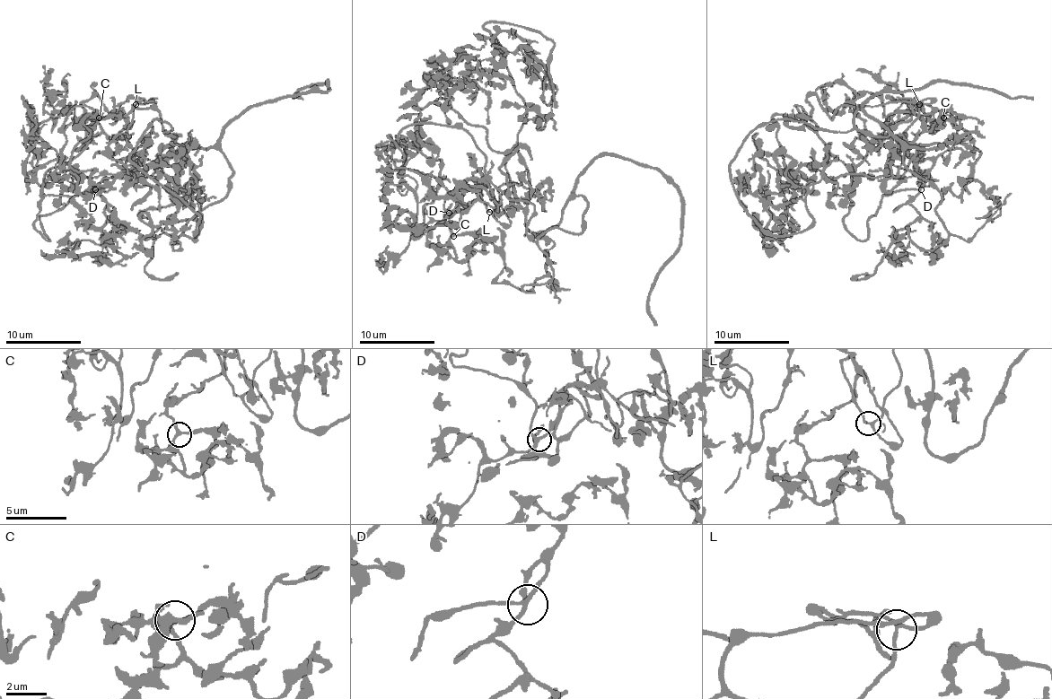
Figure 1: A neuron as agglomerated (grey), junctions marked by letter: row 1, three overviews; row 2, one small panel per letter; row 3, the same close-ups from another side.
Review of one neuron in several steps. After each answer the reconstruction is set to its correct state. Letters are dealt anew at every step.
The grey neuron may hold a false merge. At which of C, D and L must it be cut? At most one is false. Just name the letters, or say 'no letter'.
no letter

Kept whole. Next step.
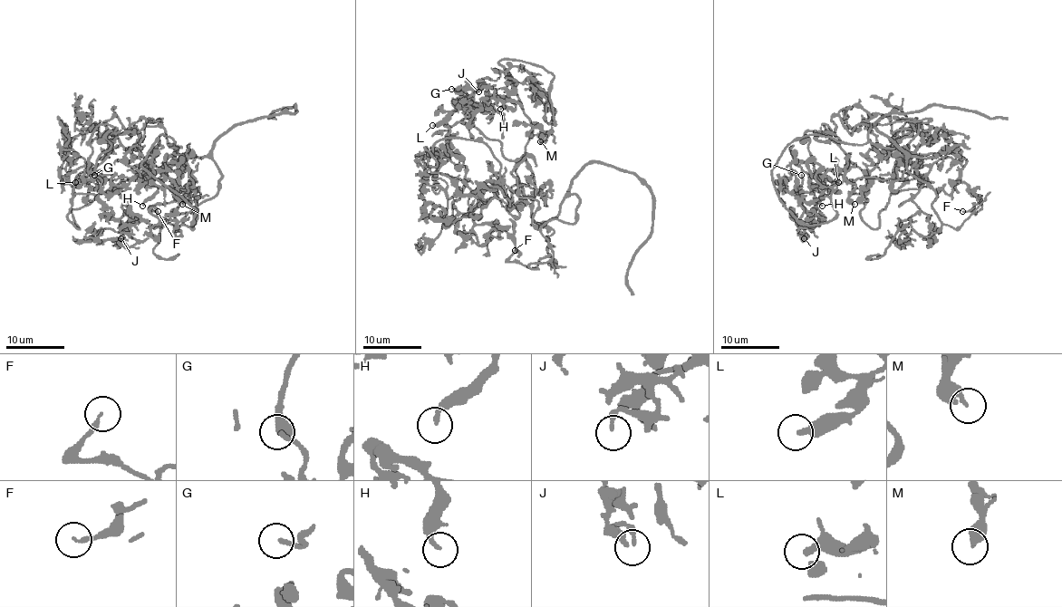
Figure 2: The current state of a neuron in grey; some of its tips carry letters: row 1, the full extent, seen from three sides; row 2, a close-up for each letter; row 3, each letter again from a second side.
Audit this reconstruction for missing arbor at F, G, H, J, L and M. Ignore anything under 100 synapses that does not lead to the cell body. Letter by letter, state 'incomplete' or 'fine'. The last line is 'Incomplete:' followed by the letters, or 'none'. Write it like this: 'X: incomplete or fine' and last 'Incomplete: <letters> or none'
F: incomplete
G: fine
H: fine
J: fine
L: fine
M: fine
Incomplete: F

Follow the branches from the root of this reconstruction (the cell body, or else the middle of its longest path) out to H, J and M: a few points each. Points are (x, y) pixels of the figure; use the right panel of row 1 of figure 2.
H: (889, 149), (838, 116), (829, 135), (808, 130), (822, 206)
J: (889, 149), (785, 149), (772, 182), (798, 220), (827, 223), (836, 185), (791, 216), (813, 222), (804, 238)
M: (889, 149), (807, 135), (772, 168), (806, 225), (835, 216), (844, 180), (854, 204)

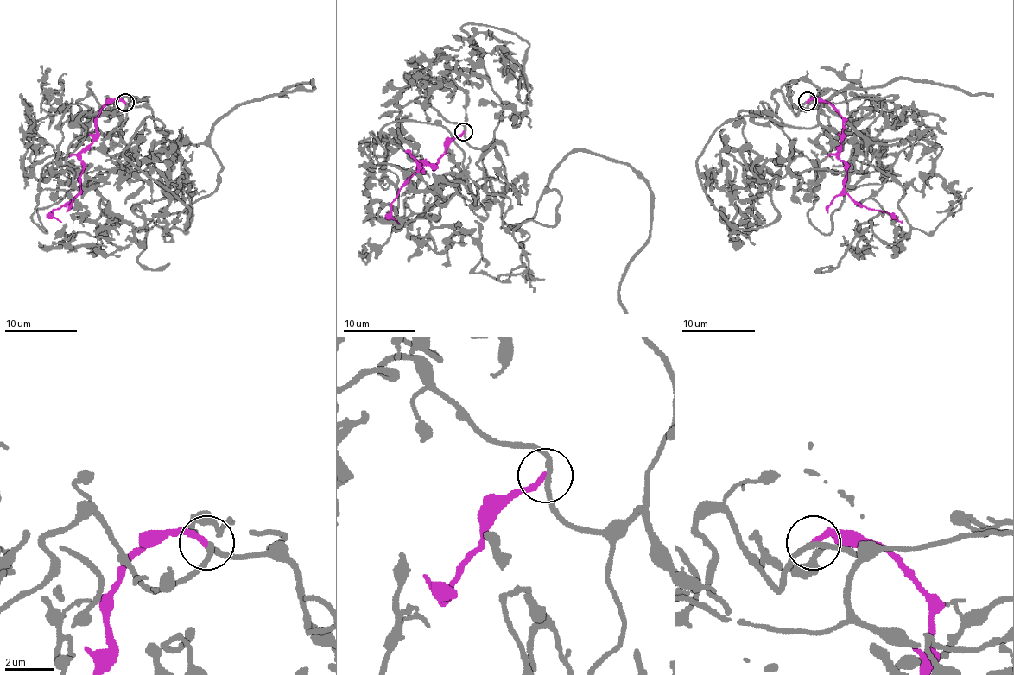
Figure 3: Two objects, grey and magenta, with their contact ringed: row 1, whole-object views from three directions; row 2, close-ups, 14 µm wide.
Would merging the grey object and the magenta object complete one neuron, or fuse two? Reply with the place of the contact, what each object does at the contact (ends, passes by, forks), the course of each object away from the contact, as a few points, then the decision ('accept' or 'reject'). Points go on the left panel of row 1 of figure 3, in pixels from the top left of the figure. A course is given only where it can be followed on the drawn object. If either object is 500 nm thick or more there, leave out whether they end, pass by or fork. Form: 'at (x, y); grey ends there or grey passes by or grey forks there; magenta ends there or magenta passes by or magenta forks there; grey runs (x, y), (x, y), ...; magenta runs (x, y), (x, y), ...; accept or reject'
at (125, 103); grey passes by; magenta ends there; grey runs (124, 103), (162, 126), (144, 119), (123, 154), (190, 225), (179, 179), (161, 222), (98, 243); magenta runs (124, 103), (114, 99), (96, 121), (96, 139), (79, 155), (79, 192), (53, 211), (61, 222); reject

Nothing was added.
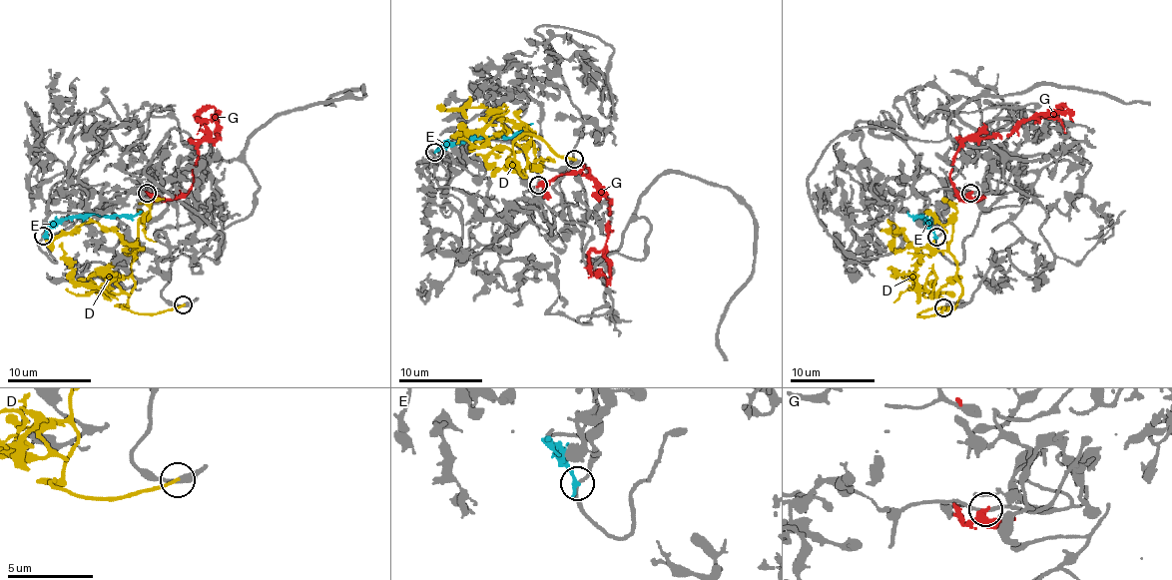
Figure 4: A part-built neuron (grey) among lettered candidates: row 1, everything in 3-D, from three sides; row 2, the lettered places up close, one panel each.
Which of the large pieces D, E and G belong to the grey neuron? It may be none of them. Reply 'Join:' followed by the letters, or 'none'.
Join: D

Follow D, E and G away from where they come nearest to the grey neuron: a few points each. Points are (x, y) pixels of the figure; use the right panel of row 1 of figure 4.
D: (944, 306), (918, 315), (955, 304), (961, 288), (957, 262), (946, 252), (914, 248), (893, 224), (890, 252)
E: (935, 237), (920, 215), (910, 215), (908, 211)
G: (969, 192), (959, 198), (950, 179), (952, 158), (972, 139), (1008, 136), (1040, 117), (1055, 117), (1066, 132)

